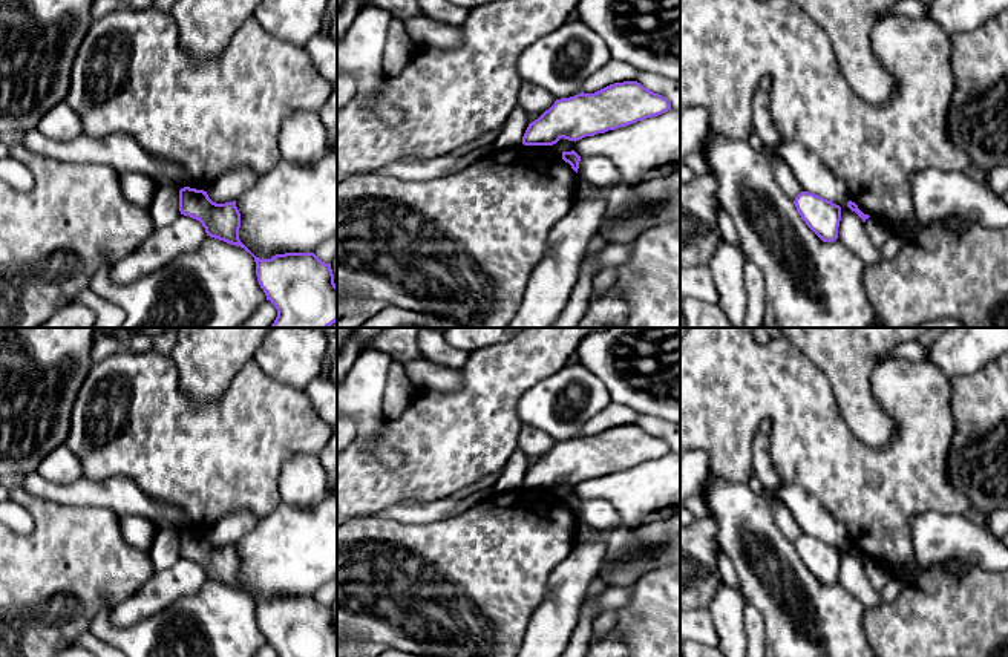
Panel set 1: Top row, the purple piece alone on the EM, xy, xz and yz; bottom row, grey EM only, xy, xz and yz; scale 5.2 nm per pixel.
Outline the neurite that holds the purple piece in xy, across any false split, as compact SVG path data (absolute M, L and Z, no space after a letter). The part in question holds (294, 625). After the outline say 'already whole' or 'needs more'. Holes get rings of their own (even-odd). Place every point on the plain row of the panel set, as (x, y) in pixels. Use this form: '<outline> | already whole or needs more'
M179 533L179 554L202 567L207 579L244 591L254 600L256 619L277 657L337 657L337 628L331 606L314 596L256 600L239 582L241 556L236 544L216 547L207 534Z | already whole

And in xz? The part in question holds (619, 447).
M637 424L610 427L594 436L556 443L529 467L524 489L553 489L561 481L579 484L671 453L669 444Z | already whole

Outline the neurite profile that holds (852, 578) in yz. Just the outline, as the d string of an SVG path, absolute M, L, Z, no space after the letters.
M847 548L841 550L838 583L847 593L855 596L864 605L864 608L876 608L882 605L879 591L870 585L862 562Z

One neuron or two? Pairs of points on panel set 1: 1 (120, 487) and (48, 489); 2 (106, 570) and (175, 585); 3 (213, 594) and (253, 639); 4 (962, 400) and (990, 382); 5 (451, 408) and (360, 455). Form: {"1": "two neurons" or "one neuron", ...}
{"1": "one neuron", "2": "two neurons", "3": "one neuron", "4": "one neuron", "5": "one neuron"}

